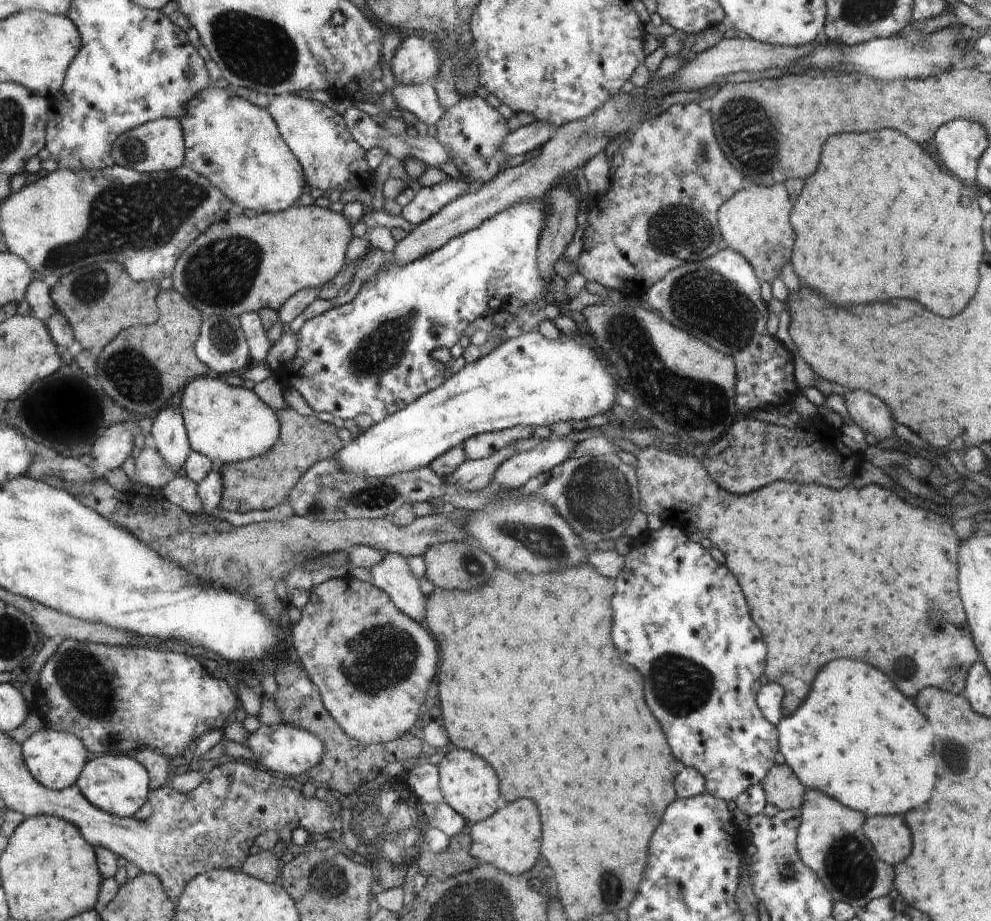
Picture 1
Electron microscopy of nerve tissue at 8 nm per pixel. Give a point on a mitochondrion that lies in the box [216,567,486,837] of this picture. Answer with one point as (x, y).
(380, 657)

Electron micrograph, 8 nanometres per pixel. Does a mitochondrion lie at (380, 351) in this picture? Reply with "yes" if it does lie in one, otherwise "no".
yes

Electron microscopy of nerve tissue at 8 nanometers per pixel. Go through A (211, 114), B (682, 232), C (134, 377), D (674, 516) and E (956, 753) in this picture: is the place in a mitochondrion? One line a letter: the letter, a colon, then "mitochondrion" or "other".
A: other
B: mitochondrion
C: mitochondrion
D: other
E: mitochondrion

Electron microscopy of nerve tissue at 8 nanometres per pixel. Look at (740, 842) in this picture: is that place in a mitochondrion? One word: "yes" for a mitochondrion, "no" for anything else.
no

